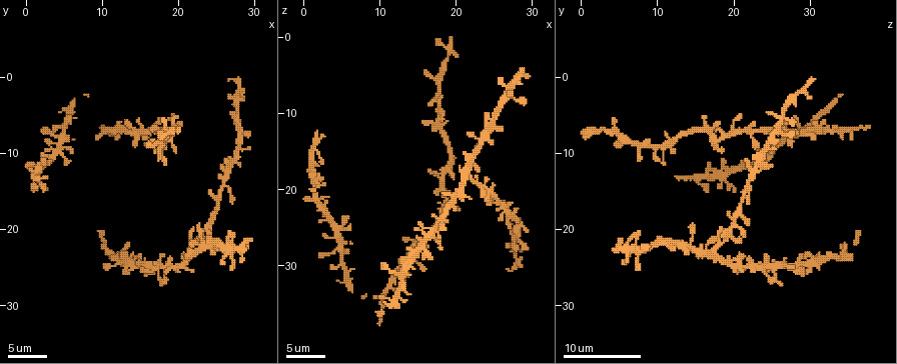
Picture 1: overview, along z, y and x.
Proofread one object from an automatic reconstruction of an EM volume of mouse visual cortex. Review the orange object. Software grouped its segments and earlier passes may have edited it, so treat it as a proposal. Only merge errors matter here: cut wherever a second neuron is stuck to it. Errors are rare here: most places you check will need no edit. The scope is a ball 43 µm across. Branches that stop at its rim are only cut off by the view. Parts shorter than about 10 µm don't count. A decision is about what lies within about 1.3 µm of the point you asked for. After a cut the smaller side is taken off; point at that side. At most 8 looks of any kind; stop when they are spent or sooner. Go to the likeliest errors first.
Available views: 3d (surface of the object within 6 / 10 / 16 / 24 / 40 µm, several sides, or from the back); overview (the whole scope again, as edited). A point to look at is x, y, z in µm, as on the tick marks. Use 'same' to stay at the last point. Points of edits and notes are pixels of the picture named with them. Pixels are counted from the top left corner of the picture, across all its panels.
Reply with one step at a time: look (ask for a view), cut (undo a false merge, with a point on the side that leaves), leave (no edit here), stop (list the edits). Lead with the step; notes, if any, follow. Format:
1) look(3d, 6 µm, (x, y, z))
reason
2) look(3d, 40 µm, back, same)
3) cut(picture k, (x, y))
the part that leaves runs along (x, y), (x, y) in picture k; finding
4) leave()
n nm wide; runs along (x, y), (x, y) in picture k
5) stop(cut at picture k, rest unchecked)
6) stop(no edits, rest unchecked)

look(3d, 10 µm, (28.0, 5.6, 26.0))
four or more arms meet

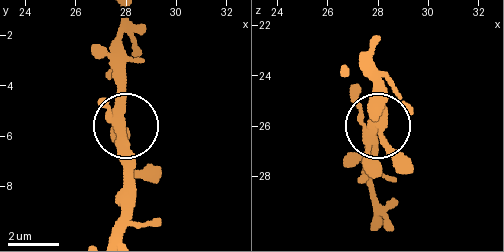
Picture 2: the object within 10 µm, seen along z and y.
leave()
runs along (97, 101), (123, 120), (123, 70) in picture 2; continuous, no second neuron

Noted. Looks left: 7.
look(3d, 10 µm, (21.2, 23.8, 17.2))
three-way junction

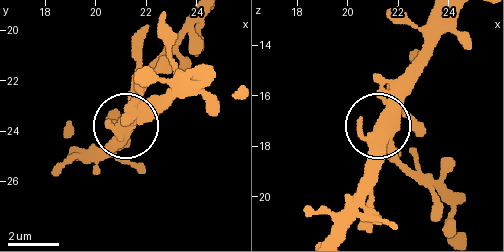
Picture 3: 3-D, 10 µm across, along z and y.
leave()
3 arms; all the same neuron

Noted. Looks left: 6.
look(3d, 10 µm, (18.6, 7.2, 21.8))
looks like a crossing

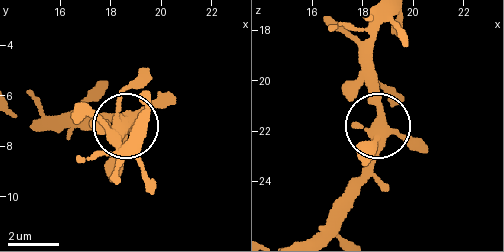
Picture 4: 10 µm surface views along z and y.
look(3d, 6 µm, same)

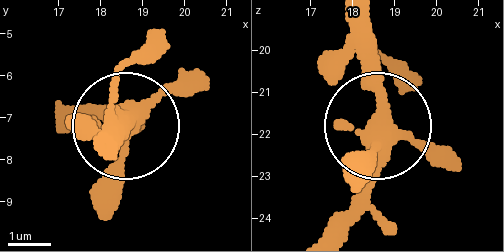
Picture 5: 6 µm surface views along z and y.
leave()
side arm 26 µm; continuous, no second neuron

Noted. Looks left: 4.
look(3d, 16 µm, (24.6, 18.6, 20.2))
small branch off a trunk

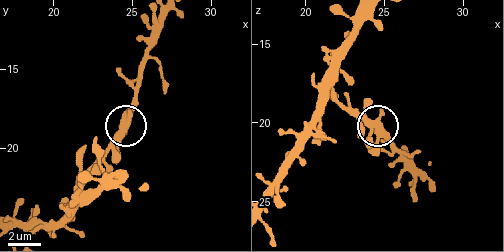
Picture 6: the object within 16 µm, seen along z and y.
leave()
4 arms; continuous, no second neuron

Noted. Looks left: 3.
stop(no edits, rest unchecked)

